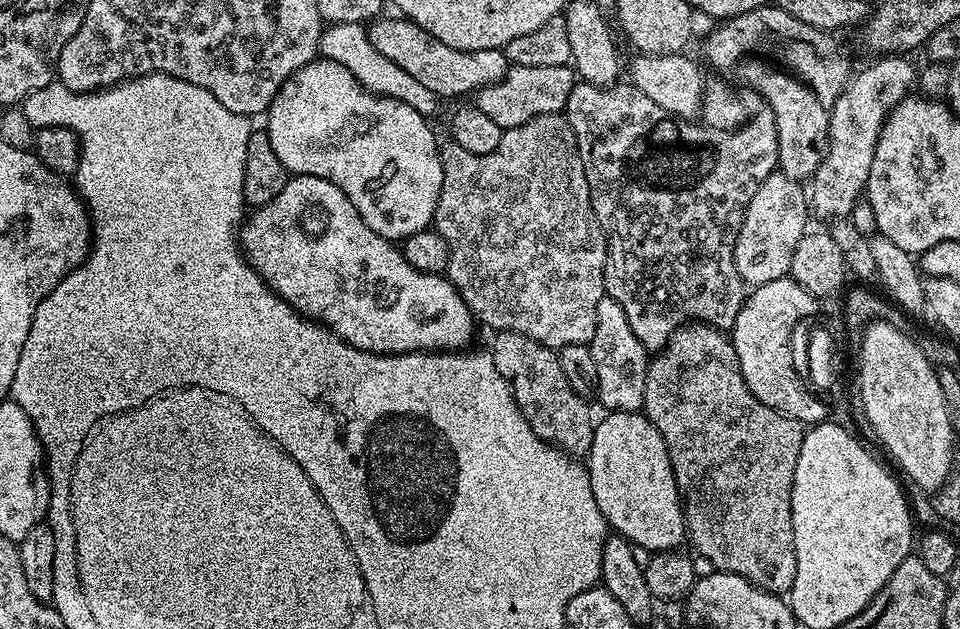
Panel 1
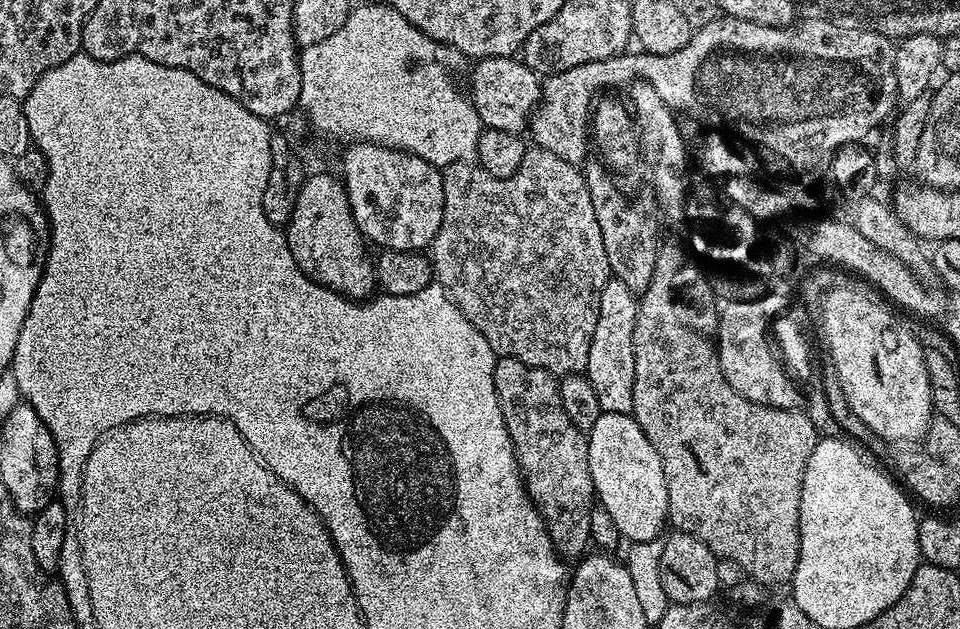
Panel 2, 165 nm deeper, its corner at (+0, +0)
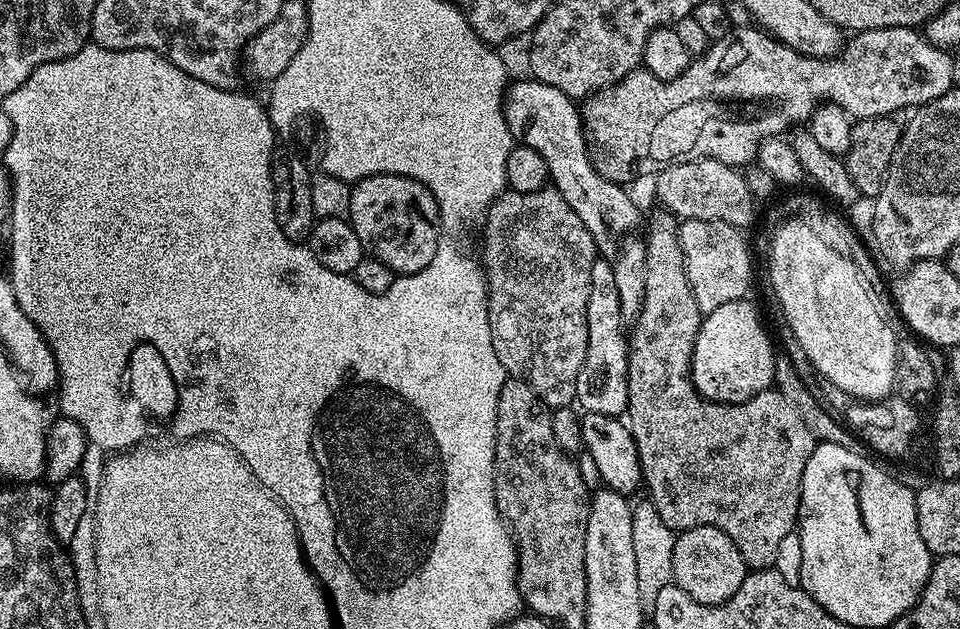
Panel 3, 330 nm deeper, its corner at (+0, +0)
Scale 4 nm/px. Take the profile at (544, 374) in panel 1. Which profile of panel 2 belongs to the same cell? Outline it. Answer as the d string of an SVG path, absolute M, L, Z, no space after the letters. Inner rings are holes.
M502 356L496 361L492 377L524 489L544 519L556 551L565 561L579 561L590 548L590 516L592 505L597 503L590 478L588 437L570 422L570 414L562 406L557 377L551 372Z

